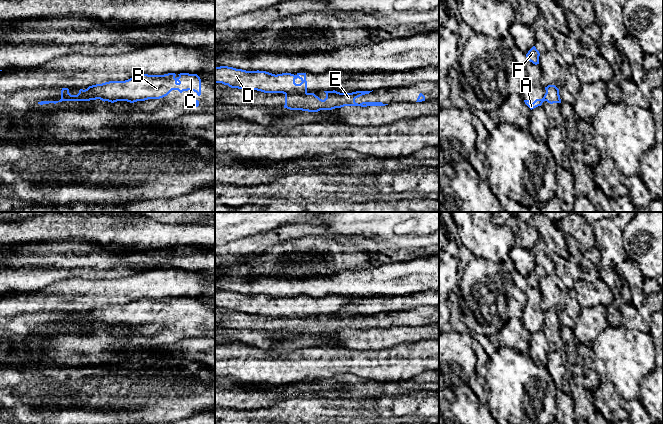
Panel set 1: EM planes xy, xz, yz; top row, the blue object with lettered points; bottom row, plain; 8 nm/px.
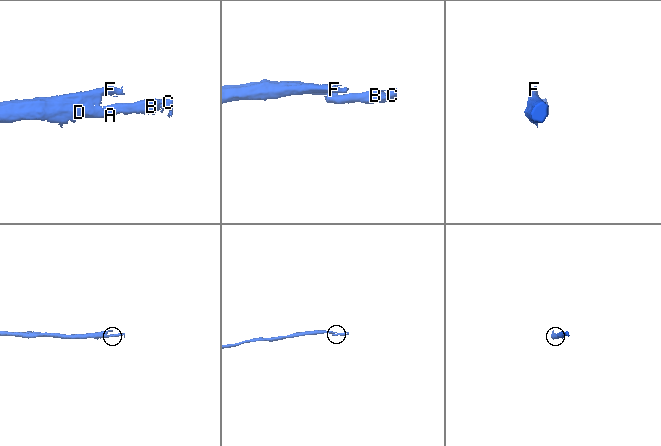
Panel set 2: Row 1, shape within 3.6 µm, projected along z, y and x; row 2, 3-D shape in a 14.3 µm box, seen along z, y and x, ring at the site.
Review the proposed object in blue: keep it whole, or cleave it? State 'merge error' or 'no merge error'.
merge error

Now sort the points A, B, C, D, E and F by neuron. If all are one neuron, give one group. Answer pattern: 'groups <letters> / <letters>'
groups A D F / B C E

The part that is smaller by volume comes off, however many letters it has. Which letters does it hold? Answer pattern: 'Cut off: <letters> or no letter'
Cut off: B, C, E

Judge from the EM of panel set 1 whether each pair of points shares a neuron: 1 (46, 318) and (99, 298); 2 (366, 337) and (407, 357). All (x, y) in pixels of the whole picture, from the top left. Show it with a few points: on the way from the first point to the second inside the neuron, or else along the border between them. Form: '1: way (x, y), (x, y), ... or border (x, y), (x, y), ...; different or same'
1: border (61, 311), (37, 312); different
2: border (410, 342), (364, 350); different

